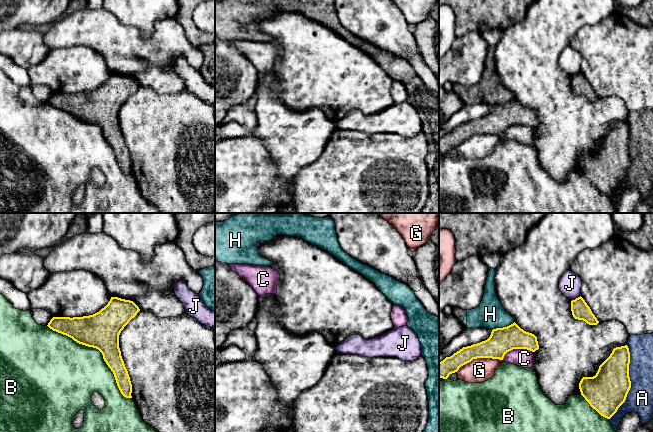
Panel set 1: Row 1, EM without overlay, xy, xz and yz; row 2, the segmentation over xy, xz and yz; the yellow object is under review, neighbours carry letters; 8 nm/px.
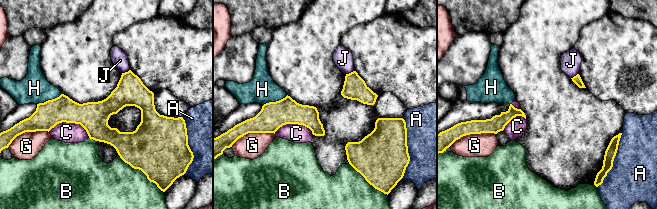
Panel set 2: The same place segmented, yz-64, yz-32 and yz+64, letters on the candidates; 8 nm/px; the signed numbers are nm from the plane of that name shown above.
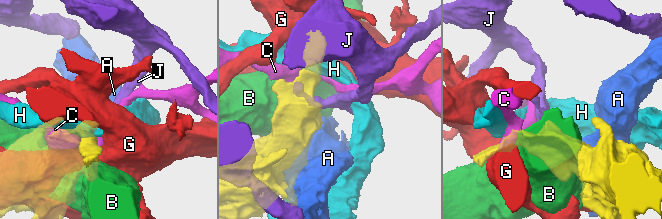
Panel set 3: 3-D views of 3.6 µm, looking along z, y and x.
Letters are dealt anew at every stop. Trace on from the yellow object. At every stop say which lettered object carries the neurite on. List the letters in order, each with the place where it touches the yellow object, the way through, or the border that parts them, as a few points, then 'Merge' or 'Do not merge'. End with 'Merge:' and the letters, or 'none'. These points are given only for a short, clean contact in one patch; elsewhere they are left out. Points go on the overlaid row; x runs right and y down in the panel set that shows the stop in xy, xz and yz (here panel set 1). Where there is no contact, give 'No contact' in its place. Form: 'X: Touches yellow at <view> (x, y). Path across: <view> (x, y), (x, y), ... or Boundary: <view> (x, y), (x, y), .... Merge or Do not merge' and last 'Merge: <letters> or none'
A: Touches yellow at yz (630, 382). Do not merge
B: Touches yellow at xy (99, 350). Do not merge
C: Touches yellow at yz (516, 348). Do not merge
G: Touches yellow at yz (478, 357). Do not merge
H: Touches yellow at yz (503, 327). Boundary: yz (514, 322), (492, 330). Do not merge
J: Touches yellow at yz (576, 298). Boundary: yz (580, 295), (571, 301). Do not merge
Merge: none

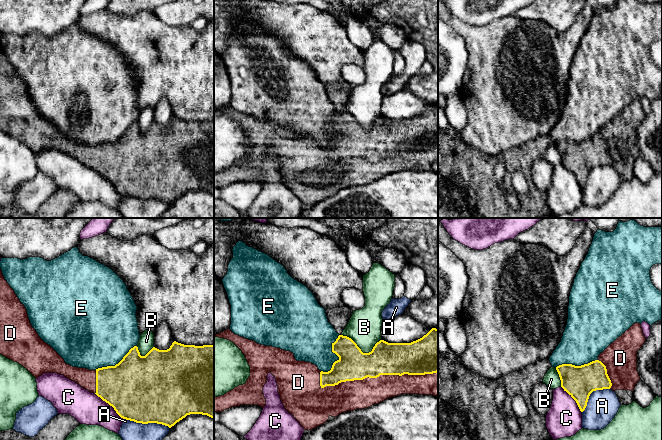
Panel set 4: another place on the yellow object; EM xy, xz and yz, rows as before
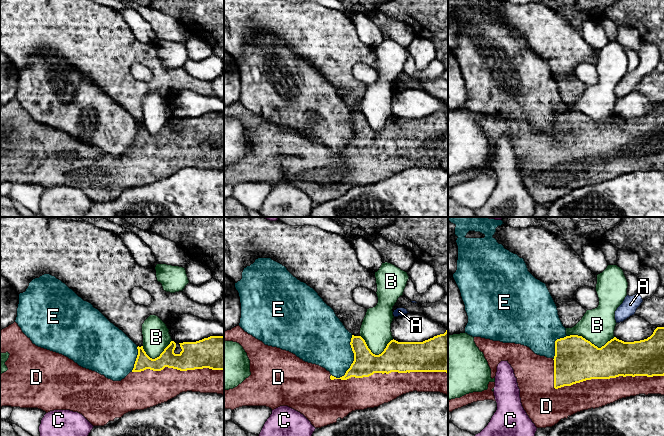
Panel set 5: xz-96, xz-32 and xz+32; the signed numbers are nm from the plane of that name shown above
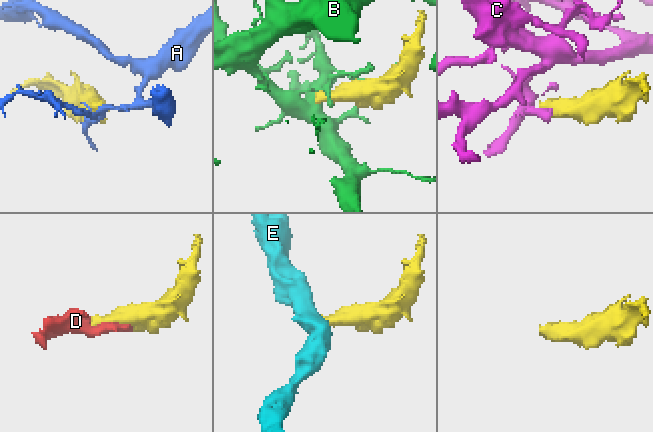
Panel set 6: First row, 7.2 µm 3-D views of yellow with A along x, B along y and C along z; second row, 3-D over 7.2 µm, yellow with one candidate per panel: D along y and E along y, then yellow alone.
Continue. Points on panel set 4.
A: Touches yellow at xy (148, 422). Do not merge
B: Touches yellow at xz (361, 351). Do not merge
C: Touches yellow at xy (111, 405). Do not merge
D: Touches yellow at xz (378, 376). Merge
E: Touches yellow at xz (337, 355). Boundary: xz (339, 335), (332, 344), (338, 358), (323, 372). Do not merge
Merge: D

